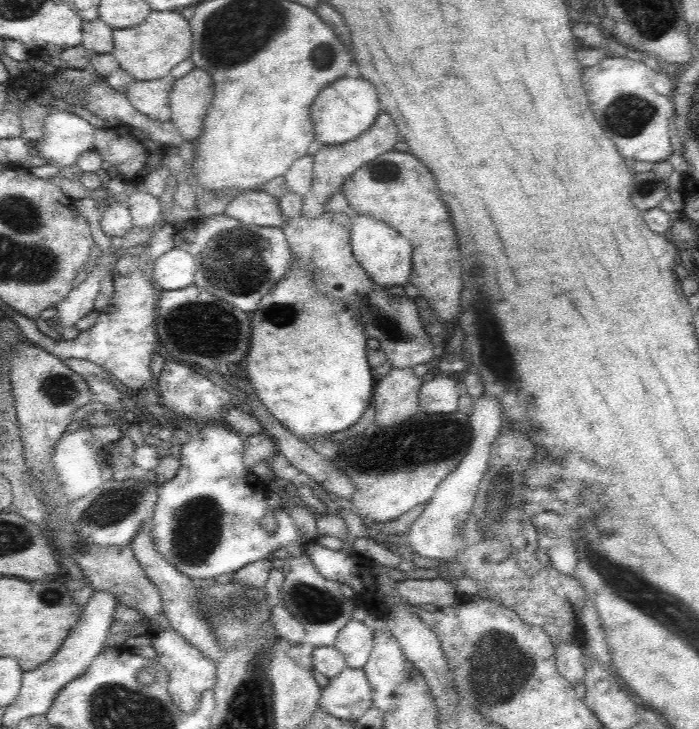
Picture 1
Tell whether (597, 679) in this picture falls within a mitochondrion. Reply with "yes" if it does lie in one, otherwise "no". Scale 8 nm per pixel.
no

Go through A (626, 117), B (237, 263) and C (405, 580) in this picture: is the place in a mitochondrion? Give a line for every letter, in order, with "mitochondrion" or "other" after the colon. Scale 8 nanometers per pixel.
A: mitochondrion
B: mitochondrion
C: other

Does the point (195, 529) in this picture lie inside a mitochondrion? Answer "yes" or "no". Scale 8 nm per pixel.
yes

